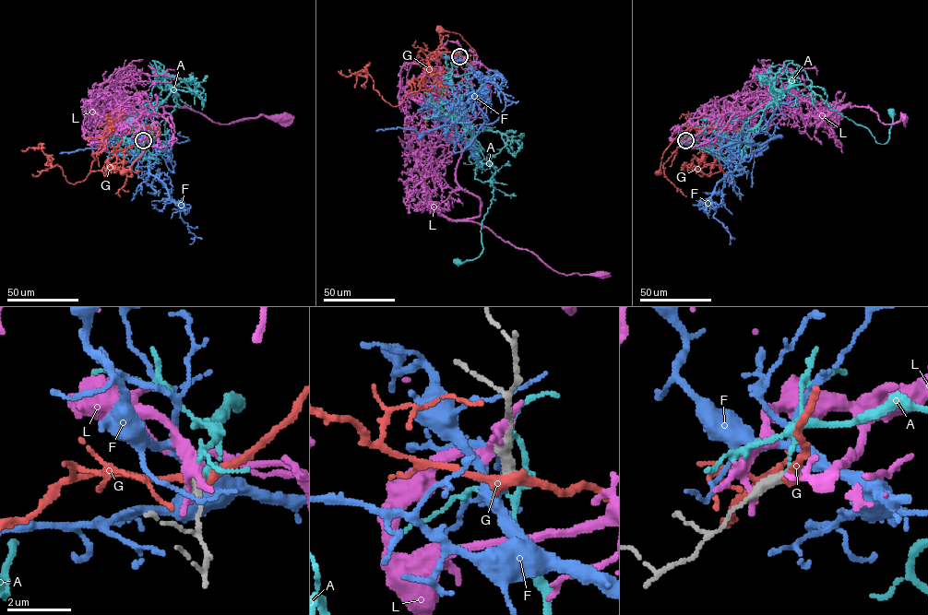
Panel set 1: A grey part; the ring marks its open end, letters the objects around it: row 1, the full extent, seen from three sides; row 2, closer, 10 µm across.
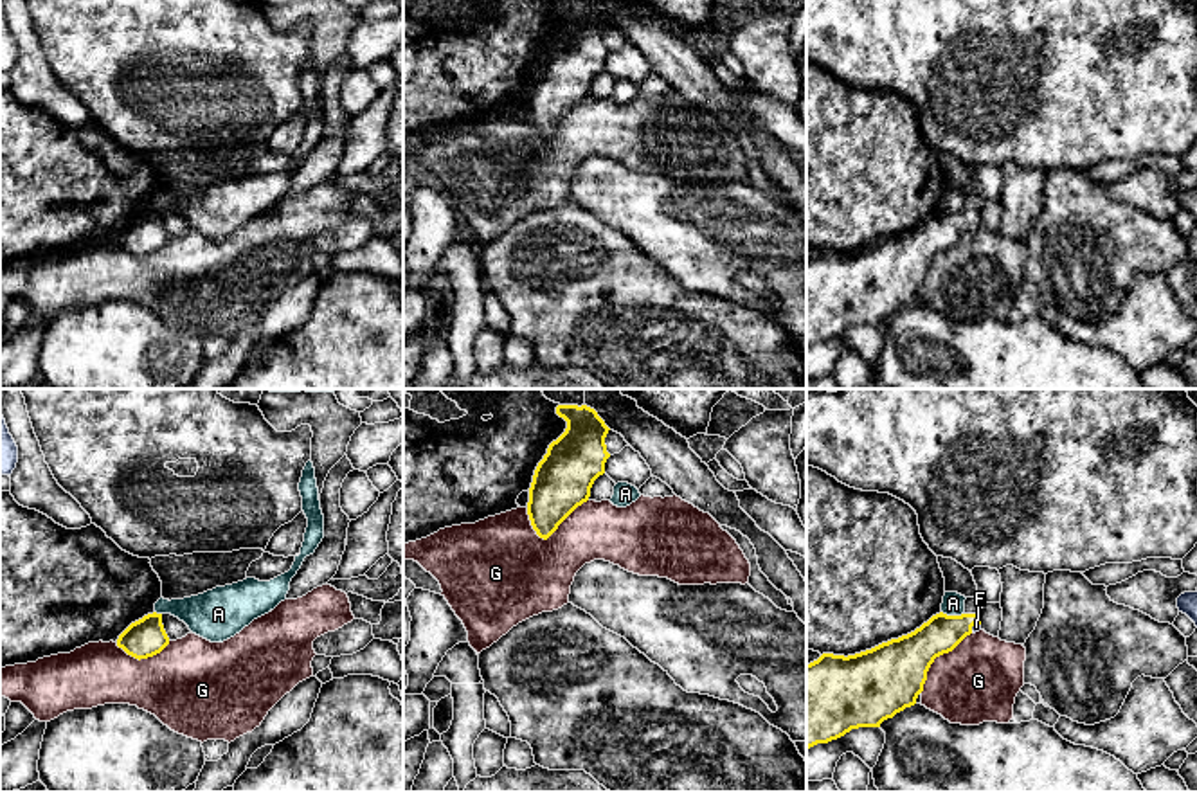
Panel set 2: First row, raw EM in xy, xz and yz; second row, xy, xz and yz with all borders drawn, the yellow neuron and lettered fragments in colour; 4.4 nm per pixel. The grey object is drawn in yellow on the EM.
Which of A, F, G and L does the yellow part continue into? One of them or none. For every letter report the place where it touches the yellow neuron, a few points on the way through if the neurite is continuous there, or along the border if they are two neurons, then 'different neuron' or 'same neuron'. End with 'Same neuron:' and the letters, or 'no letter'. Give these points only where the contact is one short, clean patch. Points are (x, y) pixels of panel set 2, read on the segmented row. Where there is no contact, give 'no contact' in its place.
A: yz (953, 616) | along yz (942, 611), (963, 614) | different neuron
F: yz (974, 623) | across yz (940, 634), (965, 623), (974, 623), (976, 627) | same neuron
G: xz (551, 533) | different neuron
L: no contact | different neuron
Same neuron: F

